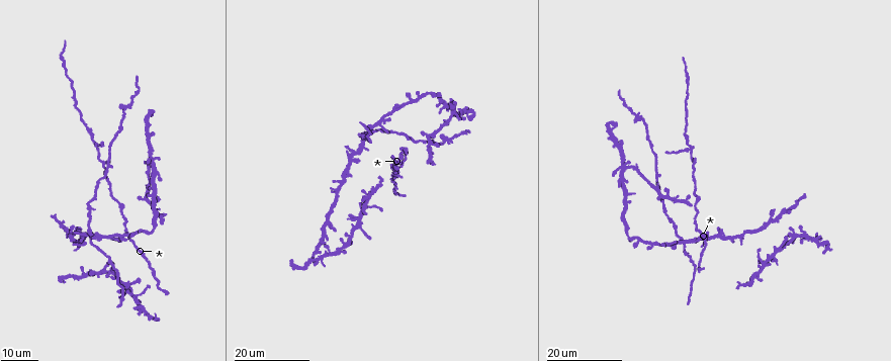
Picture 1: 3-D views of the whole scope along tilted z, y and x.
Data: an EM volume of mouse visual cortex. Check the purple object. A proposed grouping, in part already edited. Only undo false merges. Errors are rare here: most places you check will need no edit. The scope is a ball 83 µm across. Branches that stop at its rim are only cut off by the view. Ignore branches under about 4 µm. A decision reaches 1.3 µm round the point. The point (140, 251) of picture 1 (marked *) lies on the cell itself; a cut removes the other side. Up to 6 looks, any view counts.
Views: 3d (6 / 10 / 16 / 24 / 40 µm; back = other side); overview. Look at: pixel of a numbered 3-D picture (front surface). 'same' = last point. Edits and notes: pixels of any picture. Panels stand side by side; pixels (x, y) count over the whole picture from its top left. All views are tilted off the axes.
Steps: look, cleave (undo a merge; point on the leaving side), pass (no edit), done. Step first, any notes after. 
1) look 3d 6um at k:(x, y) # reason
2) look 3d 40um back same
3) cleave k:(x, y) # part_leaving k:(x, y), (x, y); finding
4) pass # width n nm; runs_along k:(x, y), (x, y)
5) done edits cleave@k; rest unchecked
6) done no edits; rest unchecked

look 3d 24um at 1:(764, 264) # looks like a crossing

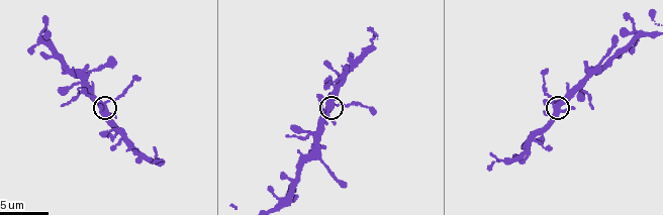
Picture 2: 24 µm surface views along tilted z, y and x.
look 3d 6um at 2:(104, 104)

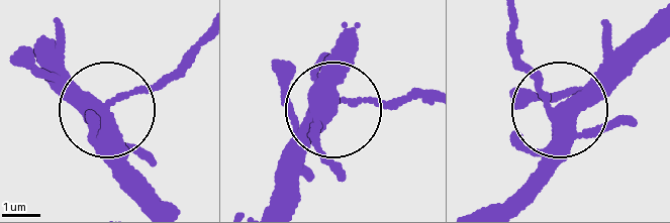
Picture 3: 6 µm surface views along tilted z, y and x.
pass # width 340 nm; all the same cell

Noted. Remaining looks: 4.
look 3d 24um at 1:(91, 235) # narrows sharply

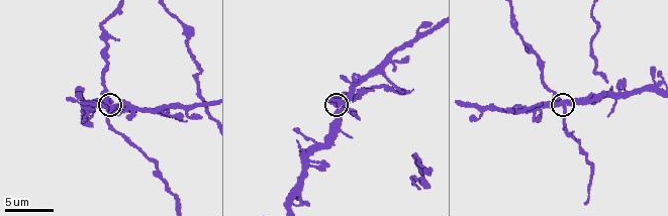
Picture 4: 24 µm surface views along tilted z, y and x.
look 3d 10um at 4:(107, 101) # closer look

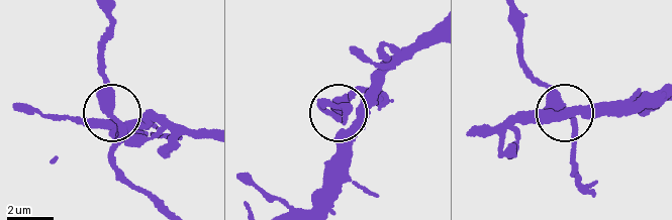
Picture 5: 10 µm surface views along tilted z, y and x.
pass # width 280 nm; one cell here

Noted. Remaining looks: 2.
look 3d 10um at 4:(182, 23) # thick turns thin

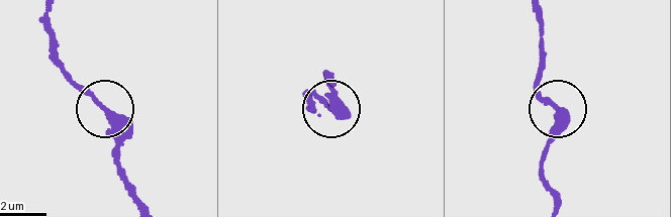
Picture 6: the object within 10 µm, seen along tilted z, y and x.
pass # width 250 nm; all the same cell

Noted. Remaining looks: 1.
done no edits; rest unchecked

